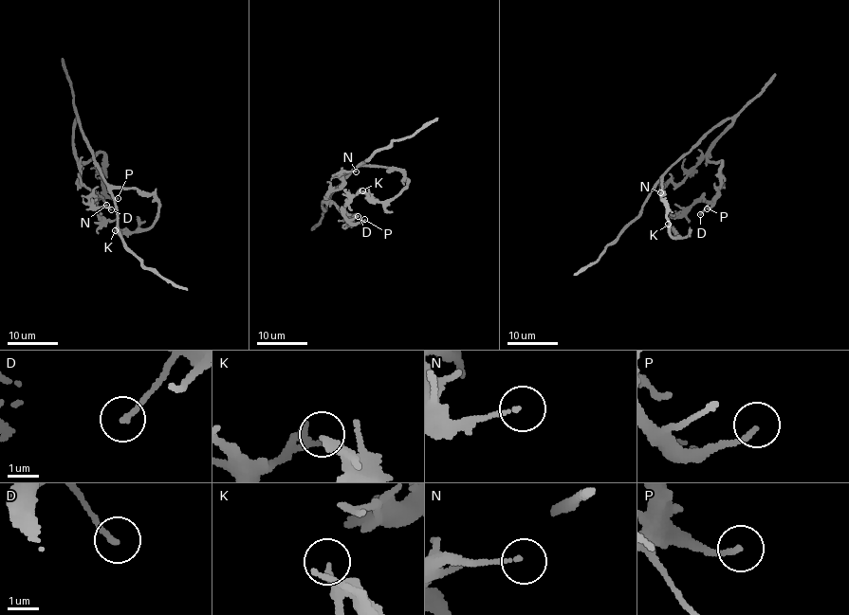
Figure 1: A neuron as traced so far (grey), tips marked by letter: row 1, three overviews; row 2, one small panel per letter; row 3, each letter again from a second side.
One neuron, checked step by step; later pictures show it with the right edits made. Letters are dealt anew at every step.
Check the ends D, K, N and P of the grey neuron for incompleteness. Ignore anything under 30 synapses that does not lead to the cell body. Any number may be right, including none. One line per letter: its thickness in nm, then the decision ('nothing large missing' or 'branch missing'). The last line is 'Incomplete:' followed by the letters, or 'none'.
D: 150 nm | nothing large missing
K: 240 nm | nothing large missing
N: 110 nm | nothing large missing
P: 150 nm | nothing large missing
Incomplete: none

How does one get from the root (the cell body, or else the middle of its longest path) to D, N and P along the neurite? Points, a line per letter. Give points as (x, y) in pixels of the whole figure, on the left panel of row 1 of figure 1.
D: (83, 137), (78, 115), (73, 152), (84, 162), (99, 152), (104, 154), (102, 198), (111, 209)
N: (83, 137), (78, 115), (74, 122), (73, 152), (79, 178), (92, 193), (90, 200), (95, 207), (106, 205)
P: (83, 137), (78, 115), (73, 152), (84, 162), (99, 152), (104, 154), (104, 188), (110, 198), (118, 198)

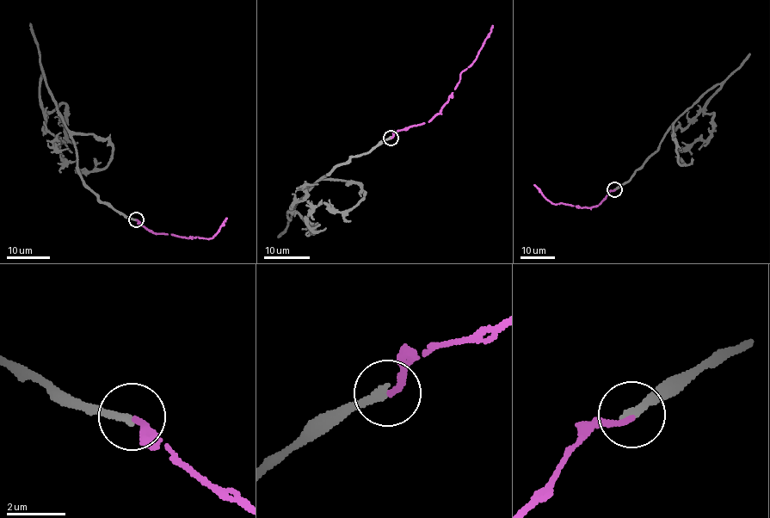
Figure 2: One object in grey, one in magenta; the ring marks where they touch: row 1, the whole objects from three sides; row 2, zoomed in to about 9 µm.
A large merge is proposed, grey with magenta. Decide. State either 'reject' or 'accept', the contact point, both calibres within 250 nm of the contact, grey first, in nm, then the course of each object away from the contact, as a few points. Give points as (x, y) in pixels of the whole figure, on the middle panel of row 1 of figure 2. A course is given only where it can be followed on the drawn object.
accept; at (391, 138); 260 nm thick on the grey side, 200 nm on the other; grey runs (391, 138), (335, 166), (296, 203), (288, 220), (287, 212), (315, 224), (312, 233), (309, 200); magenta runs (391, 138), (396, 132), (429, 122), (440, 112), (462, 72), (471, 65), (493, 25)

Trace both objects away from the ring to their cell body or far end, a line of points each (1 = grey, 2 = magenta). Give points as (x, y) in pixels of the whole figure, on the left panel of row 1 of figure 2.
1: (136, 219), (102, 203), (84, 181), (74, 141), (44, 71), (40, 103), (49, 112), (66, 105), (61, 172)
2: (136, 219), (155, 233), (208, 239), (217, 233), (227, 218)

